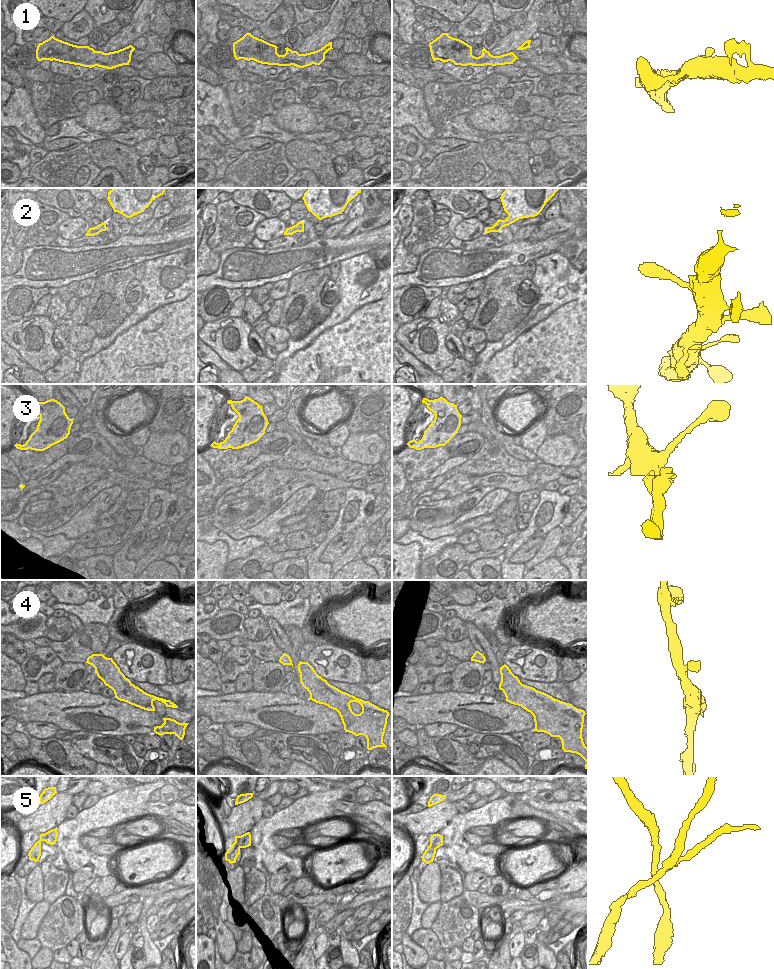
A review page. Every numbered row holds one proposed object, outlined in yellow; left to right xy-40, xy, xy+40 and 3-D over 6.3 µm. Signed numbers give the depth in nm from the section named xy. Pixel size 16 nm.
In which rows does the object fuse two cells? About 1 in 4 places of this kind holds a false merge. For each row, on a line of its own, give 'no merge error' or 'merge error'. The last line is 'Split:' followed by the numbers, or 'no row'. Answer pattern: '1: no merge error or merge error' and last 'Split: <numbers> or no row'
1: no merge error
2: no merge error
3: no merge error
4: no merge error
5: merge error
Split: 5

